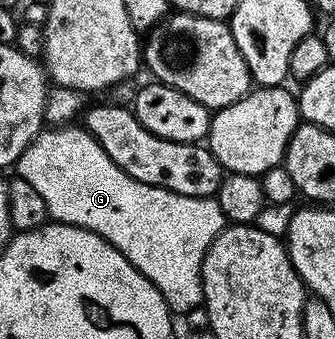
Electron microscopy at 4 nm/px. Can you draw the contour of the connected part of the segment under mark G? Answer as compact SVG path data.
M76 124L43 129L23 150L16 172L41 193L53 221L94 231L118 248L162 292L168 309L174 314L190 312L203 303L201 270L205 254L228 224L215 197L186 197L136 180L110 160L88 130Z

